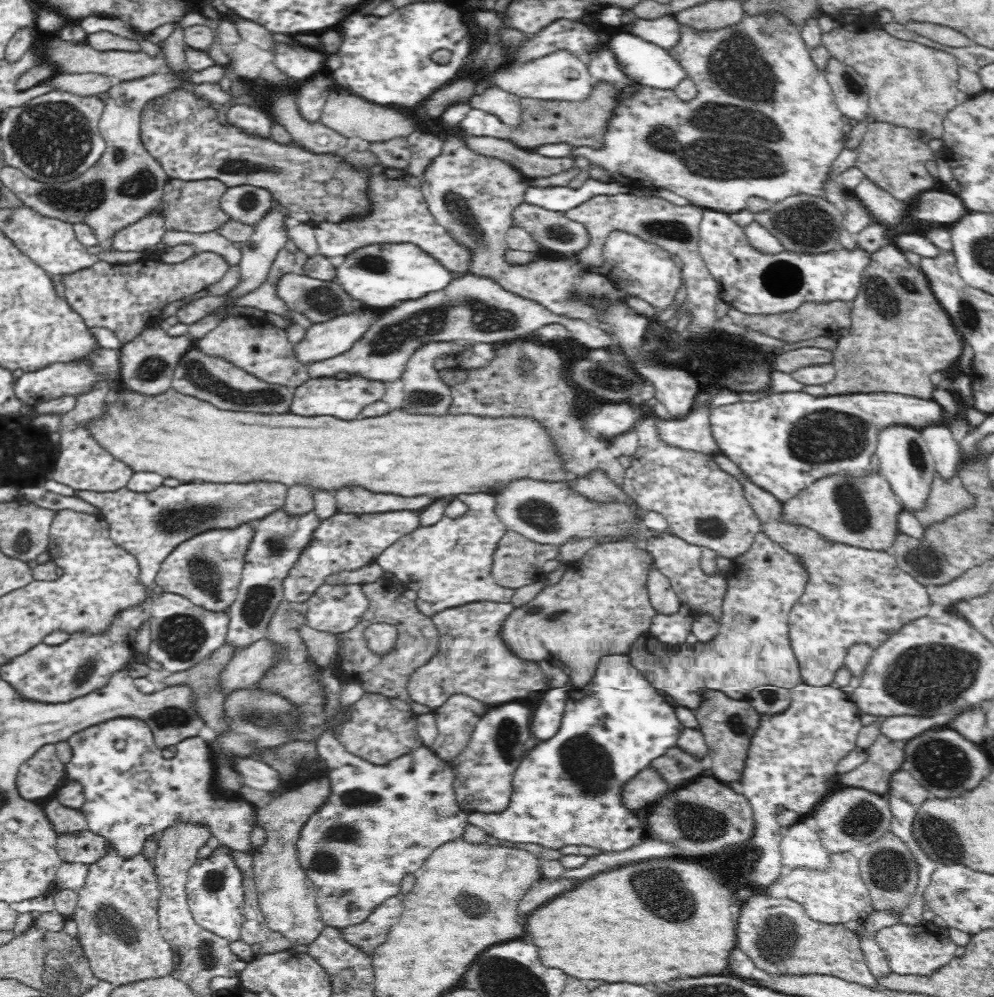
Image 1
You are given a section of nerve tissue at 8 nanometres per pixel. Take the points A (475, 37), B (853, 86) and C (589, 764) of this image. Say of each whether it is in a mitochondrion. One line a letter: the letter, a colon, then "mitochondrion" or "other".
A: other
B: mitochondrion
C: mitochondrion

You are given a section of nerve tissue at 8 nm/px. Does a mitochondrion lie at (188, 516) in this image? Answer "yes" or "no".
yes

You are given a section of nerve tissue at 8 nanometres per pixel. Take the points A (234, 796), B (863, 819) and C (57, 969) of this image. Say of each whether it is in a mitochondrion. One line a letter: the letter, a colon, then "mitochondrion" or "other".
A: other
B: mitochondrion
C: mitochondrion

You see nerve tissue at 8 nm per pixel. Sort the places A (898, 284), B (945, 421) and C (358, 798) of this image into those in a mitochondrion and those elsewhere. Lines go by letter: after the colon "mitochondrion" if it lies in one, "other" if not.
A: mitochondrion
B: other
C: mitochondrion

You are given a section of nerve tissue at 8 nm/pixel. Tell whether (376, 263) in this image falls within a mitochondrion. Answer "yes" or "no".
yes

